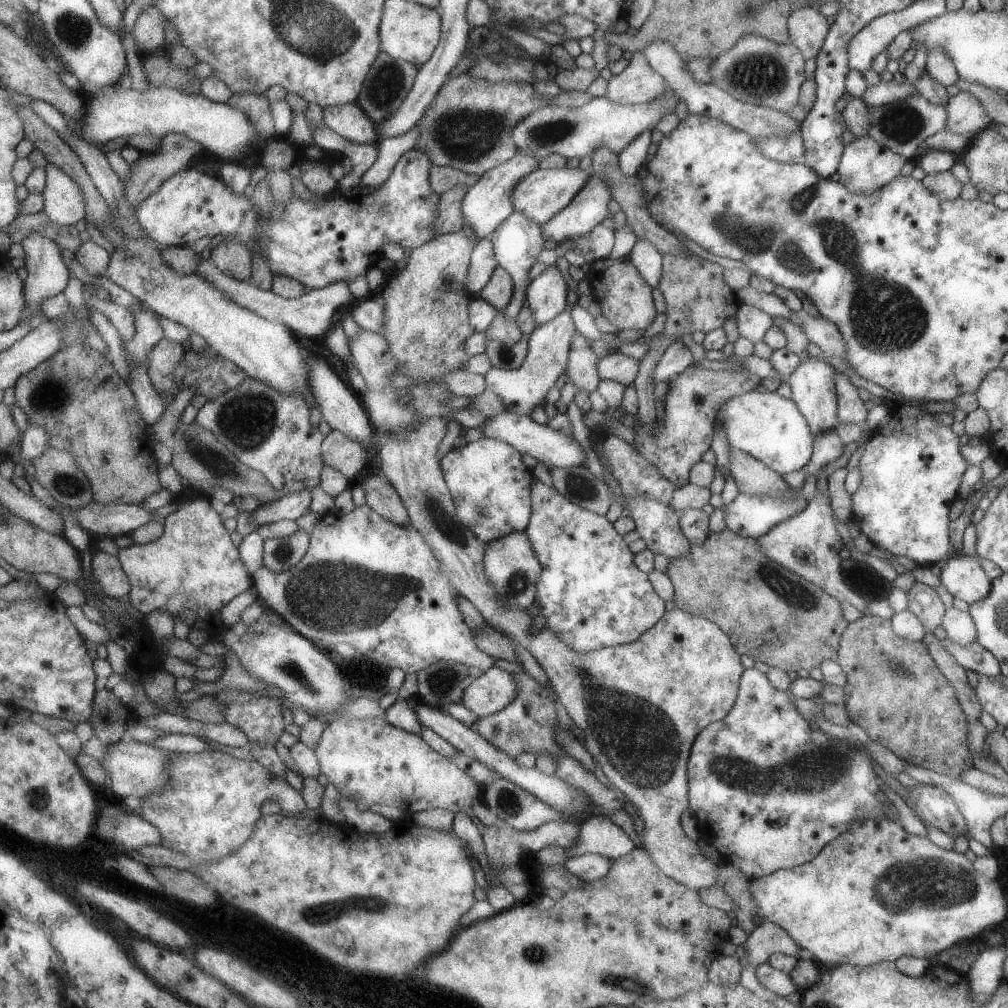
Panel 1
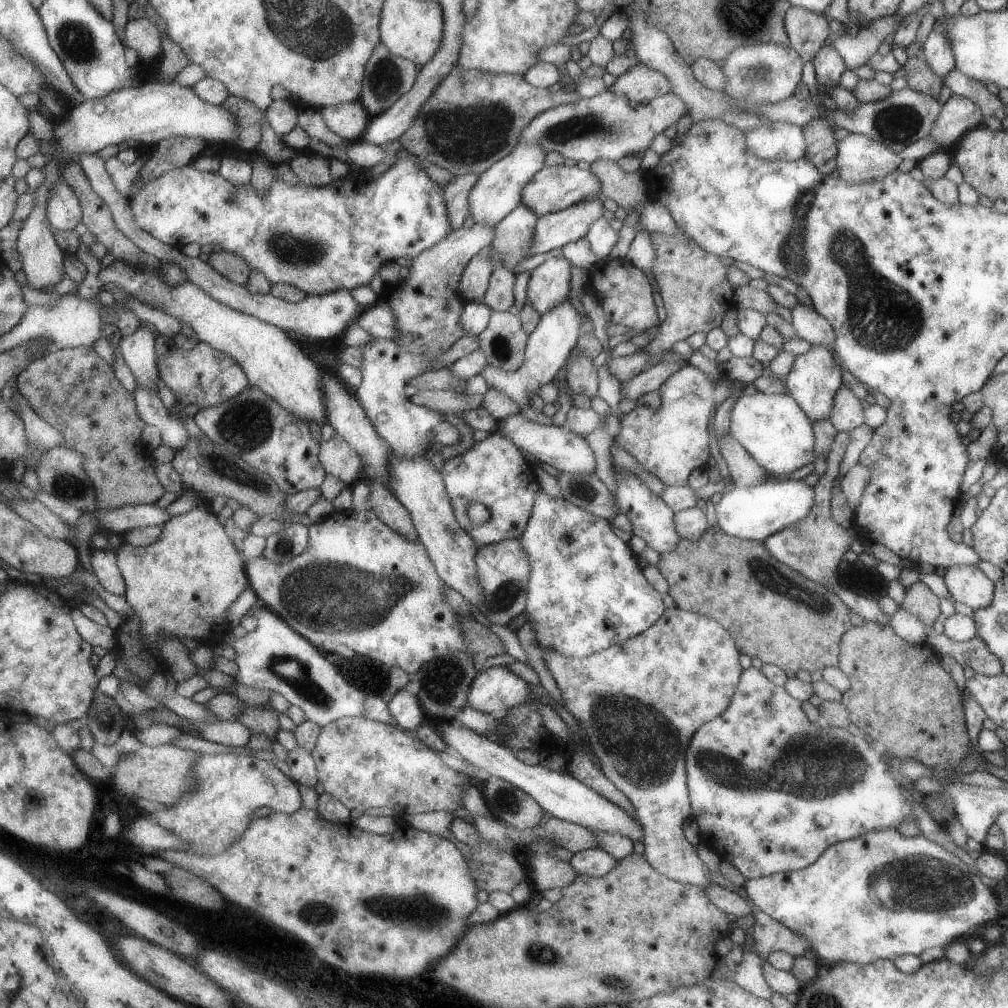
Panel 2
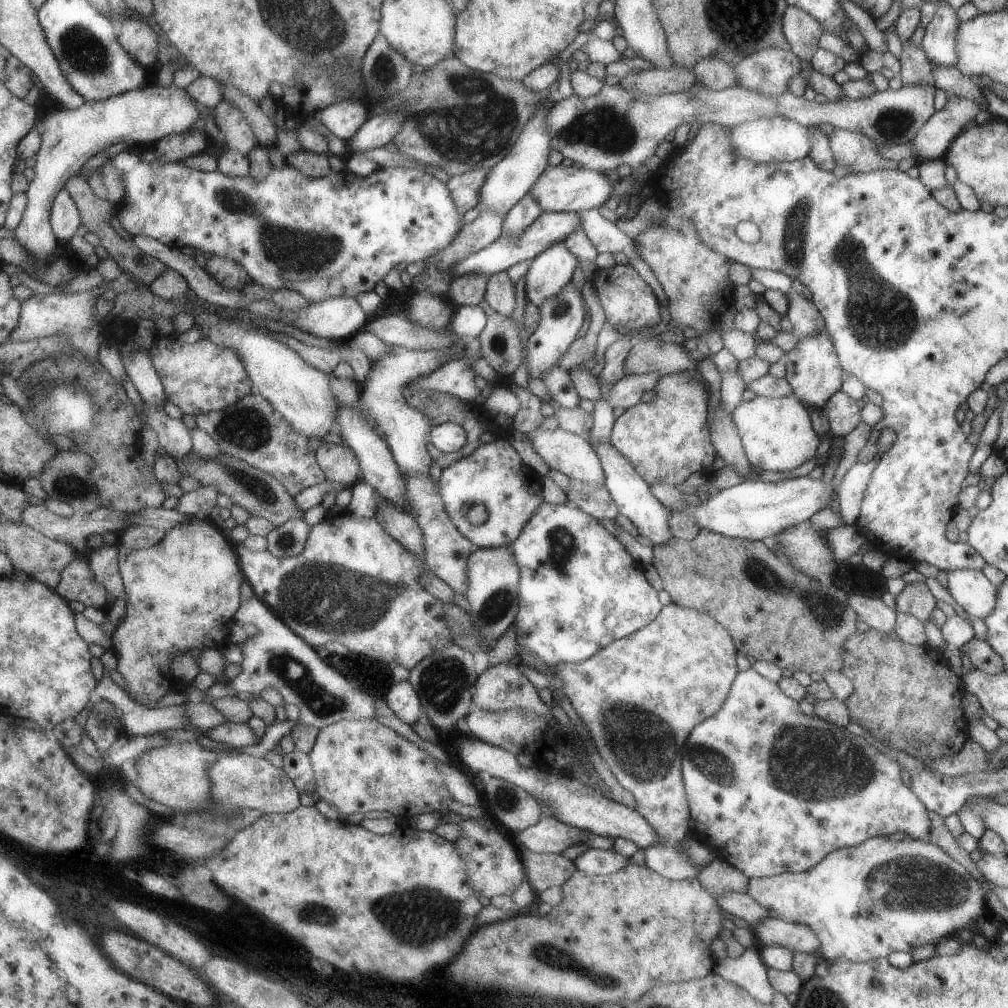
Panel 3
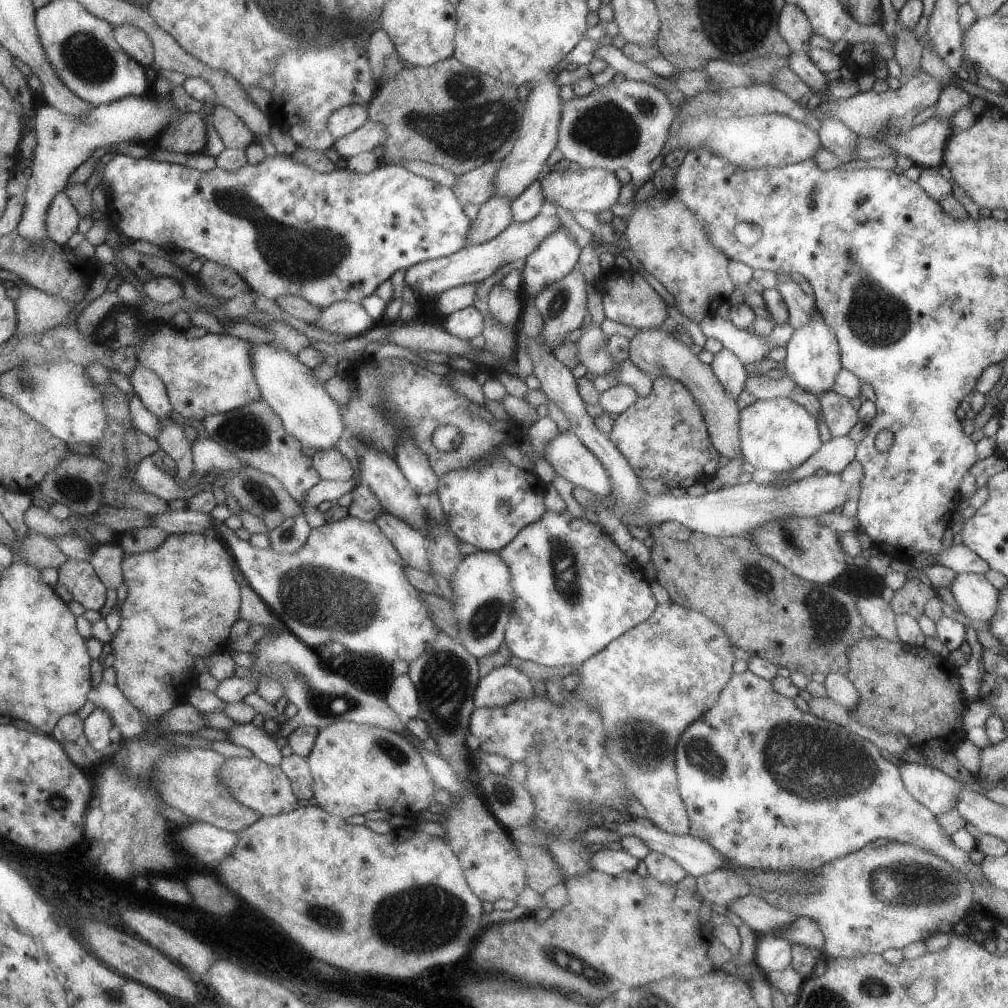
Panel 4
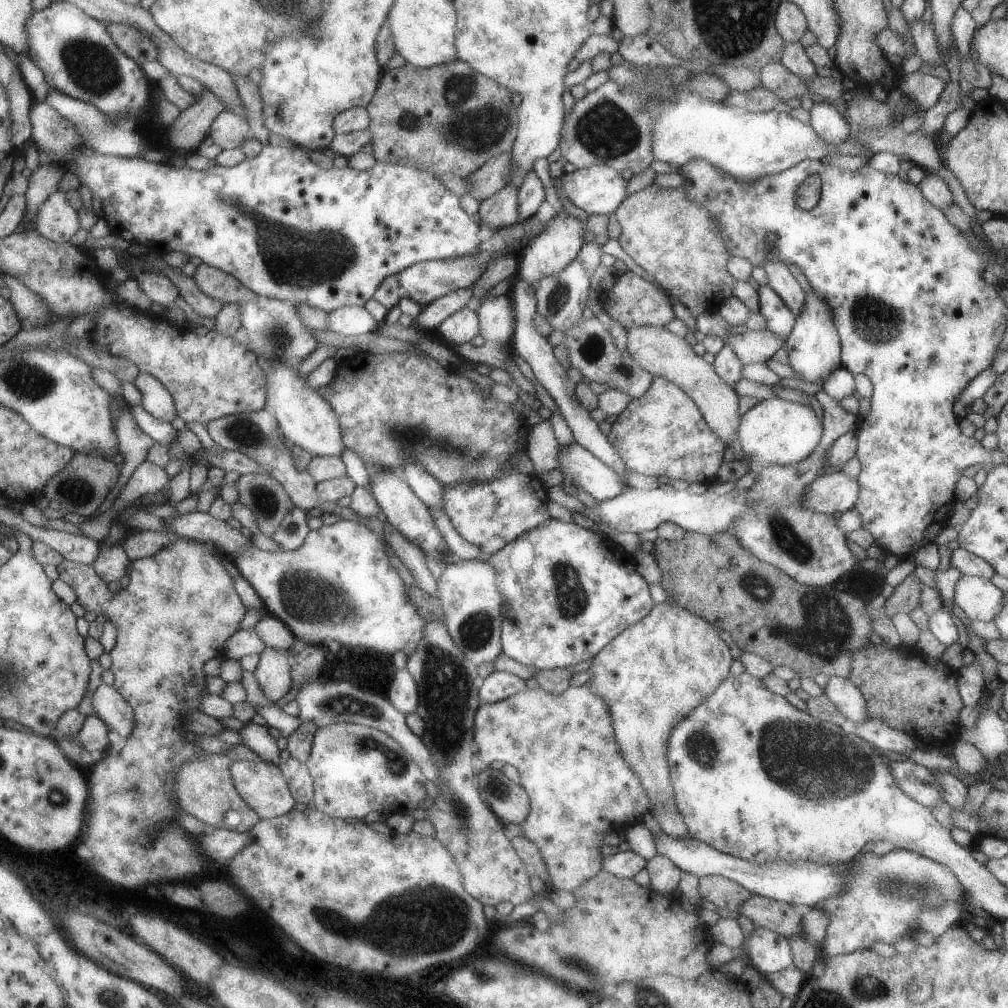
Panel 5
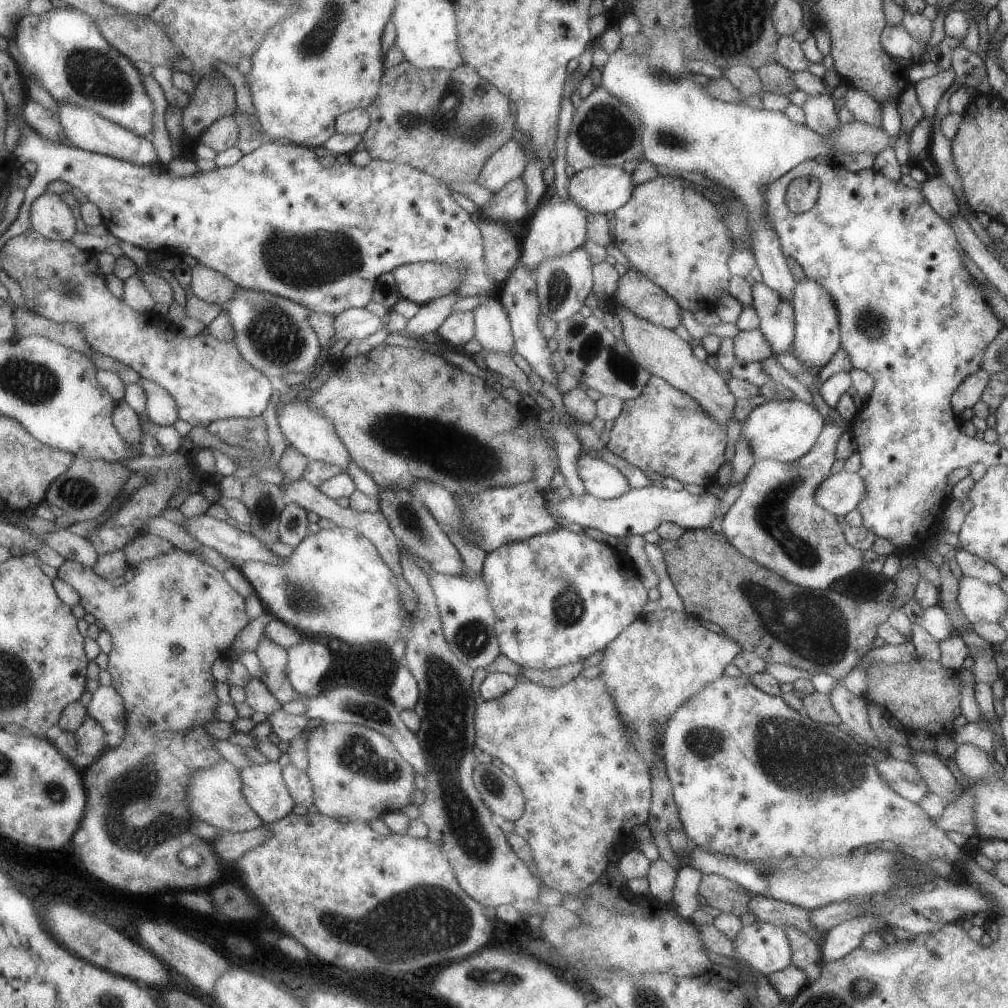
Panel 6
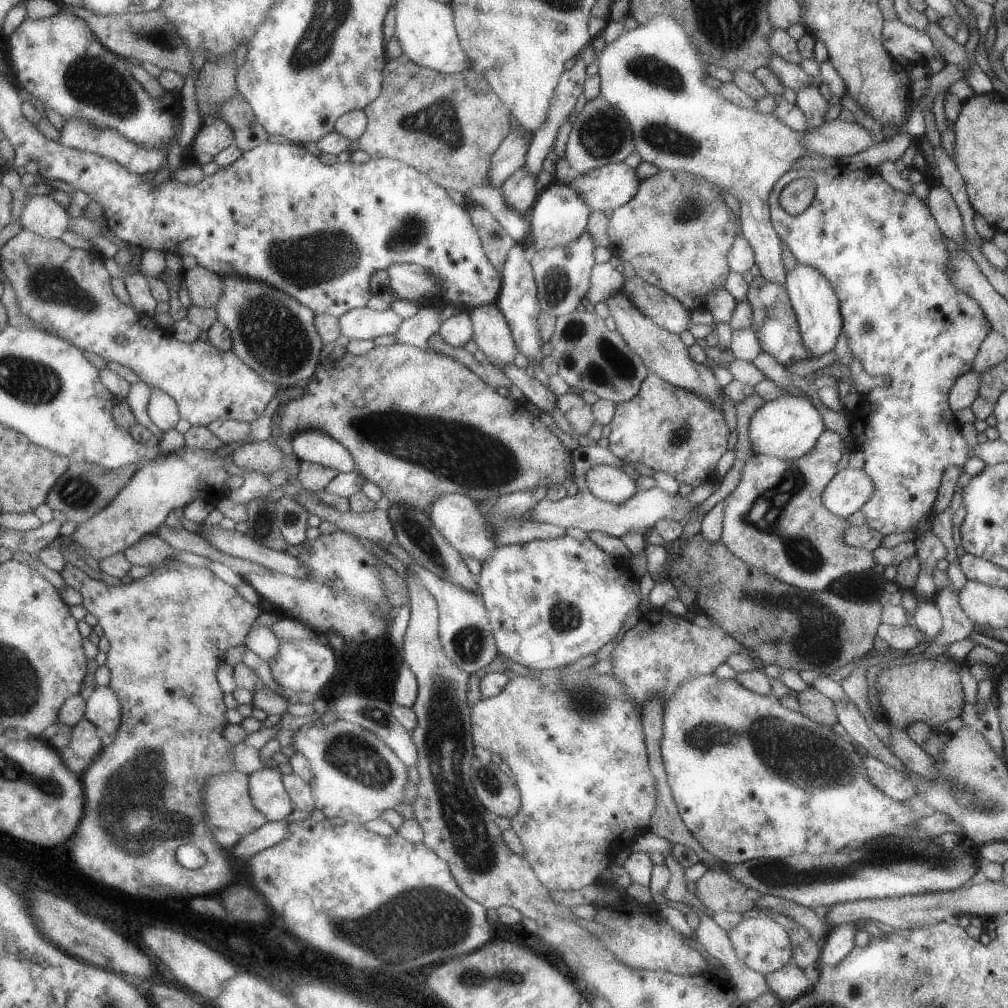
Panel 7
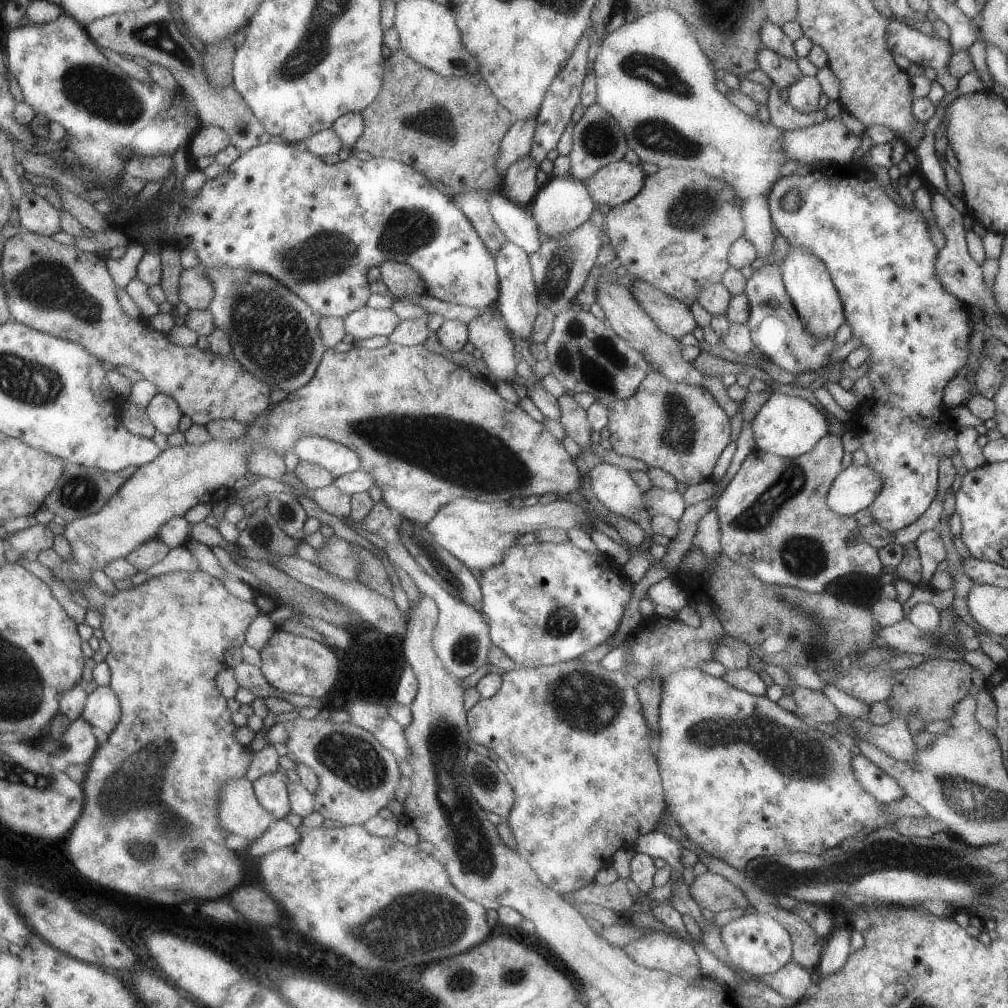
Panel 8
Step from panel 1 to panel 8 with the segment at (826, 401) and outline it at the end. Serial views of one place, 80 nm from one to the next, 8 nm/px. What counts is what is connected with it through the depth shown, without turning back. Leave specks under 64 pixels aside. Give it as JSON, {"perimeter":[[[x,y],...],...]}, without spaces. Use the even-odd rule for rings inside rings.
{"perimeter":[[[792,247],[780,266],[787,293],[800,316],[803,328],[815,337],[834,337],[845,322],[843,304],[826,265],[807,249]]]}

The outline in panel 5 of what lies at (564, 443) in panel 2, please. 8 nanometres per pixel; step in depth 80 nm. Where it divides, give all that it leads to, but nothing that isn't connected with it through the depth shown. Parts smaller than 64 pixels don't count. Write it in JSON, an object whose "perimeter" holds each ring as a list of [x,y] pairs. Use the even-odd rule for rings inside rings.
{"perimeter":[[[578,443],[559,446],[559,466],[563,473],[566,483],[574,484],[582,490],[591,494],[598,502],[614,498],[624,492],[627,484],[622,480],[619,474],[612,470],[607,464],[604,464],[597,456],[594,456],[587,448],[580,446]]]}

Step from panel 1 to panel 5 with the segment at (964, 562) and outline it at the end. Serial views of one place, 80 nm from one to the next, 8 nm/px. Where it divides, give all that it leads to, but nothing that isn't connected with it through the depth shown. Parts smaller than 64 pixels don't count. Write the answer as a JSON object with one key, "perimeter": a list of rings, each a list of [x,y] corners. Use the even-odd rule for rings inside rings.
{"perimeter":[[[962,575],[955,585],[955,603],[970,621],[993,621],[1002,610],[1003,590],[990,579]]]}

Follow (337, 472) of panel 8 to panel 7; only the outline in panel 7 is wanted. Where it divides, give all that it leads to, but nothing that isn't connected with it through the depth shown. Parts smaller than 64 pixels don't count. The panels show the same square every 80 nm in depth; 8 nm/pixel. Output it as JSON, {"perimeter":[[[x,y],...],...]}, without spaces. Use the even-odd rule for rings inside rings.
{"perimeter":[[[322,429],[294,431],[292,443],[295,454],[303,461],[320,463],[338,473],[356,470],[356,461],[349,449]]]}

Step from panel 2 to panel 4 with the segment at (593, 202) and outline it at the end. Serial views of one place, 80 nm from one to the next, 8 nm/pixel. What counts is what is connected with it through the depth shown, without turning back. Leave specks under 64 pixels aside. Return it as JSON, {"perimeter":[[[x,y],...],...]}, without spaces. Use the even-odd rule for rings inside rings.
{"perimeter":[[[539,214],[525,223],[515,223],[512,221],[512,224],[506,230],[503,230],[487,243],[464,247],[447,257],[420,261],[408,267],[404,280],[415,290],[417,296],[424,303],[431,303],[446,289],[482,282],[486,277],[492,276],[502,267],[514,264],[520,259],[526,260],[547,236],[550,236],[562,226],[562,222],[560,222],[560,218],[557,215],[546,216]]]}

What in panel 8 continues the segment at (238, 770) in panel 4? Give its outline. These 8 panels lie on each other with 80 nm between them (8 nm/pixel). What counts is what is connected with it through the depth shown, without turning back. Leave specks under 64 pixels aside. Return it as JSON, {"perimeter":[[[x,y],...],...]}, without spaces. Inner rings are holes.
{"perimeter":[[[278,773],[265,774],[255,782],[256,792],[264,806],[278,818],[293,812],[291,792],[286,778]]]}

